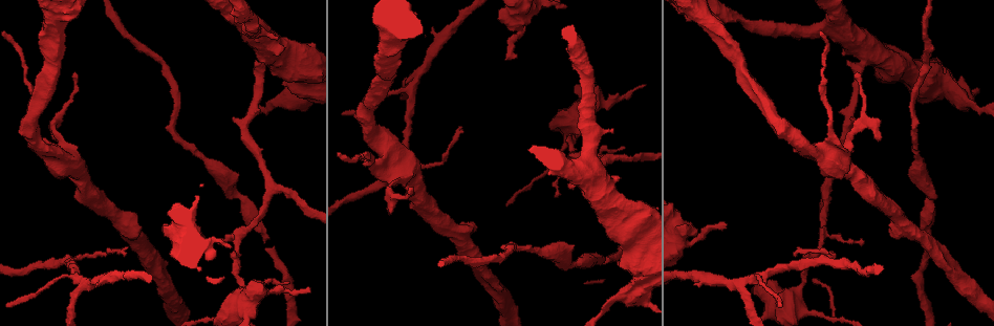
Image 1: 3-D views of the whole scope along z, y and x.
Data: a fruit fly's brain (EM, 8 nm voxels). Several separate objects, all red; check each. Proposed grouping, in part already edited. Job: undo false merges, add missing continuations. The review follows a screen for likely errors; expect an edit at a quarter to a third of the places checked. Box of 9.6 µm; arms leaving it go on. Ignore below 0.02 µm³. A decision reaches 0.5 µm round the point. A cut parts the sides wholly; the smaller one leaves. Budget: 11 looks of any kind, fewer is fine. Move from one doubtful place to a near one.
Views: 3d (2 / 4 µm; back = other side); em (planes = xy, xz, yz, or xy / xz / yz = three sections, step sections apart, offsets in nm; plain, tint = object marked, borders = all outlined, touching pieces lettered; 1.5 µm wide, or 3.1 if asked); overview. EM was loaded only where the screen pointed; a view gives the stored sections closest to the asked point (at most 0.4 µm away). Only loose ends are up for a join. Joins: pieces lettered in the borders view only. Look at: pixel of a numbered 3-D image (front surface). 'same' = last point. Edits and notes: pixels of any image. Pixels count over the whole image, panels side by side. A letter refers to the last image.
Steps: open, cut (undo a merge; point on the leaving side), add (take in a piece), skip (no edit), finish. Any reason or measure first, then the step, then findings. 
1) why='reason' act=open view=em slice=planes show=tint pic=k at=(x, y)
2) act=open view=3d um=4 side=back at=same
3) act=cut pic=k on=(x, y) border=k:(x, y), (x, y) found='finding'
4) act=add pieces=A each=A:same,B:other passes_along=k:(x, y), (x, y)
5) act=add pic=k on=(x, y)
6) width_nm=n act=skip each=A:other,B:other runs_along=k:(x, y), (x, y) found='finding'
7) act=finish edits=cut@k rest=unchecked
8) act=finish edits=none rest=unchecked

why='sharp bend' act=open view=3d um=4 pic=1 at=(263, 59)

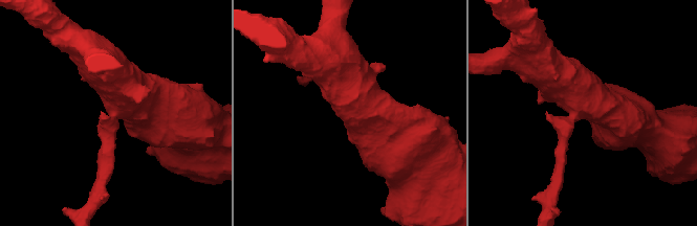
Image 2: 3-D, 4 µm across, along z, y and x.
why='now the EM' act=open view=em slice=xy step=8 show=tint pic=2 at=(575, 112)

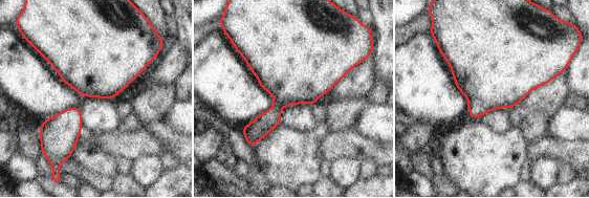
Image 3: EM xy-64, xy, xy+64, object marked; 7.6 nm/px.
why='another direction' act=open view=em slice=xz step=8 show=borders at=same

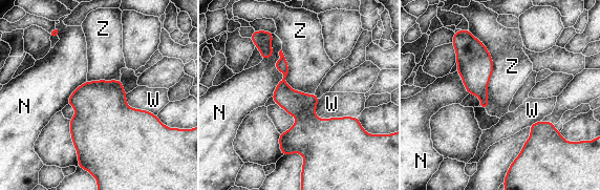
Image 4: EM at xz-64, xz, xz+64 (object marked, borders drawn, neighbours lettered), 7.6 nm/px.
width_nm=200 longest_contact=Z:600nm act=skip each=N:other,W:other,Z:other found='continuous, no second neuron'

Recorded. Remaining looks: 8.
why='an open end' act=open view=em slice=yz step=8 show=tint pic=1 at=(554, 195)

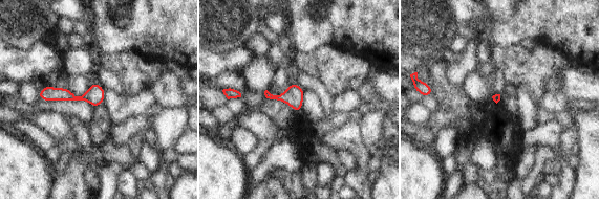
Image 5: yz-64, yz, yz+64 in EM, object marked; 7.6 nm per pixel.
why='what lies round it' act=open view=em slice=yz step=8 show=borders at=same

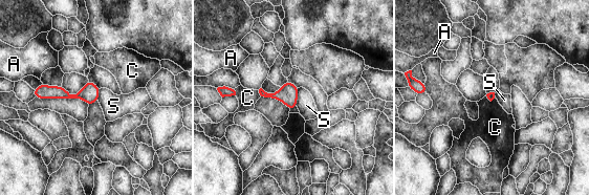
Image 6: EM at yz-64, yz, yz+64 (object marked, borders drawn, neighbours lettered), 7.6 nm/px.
longest_contact=S:150nm act=skip each=A:other,C:other,S:other found='no lettered piece goes on from it'

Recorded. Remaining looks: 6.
why='thick end' act=open view=em slice=planes show=borders pic=1 at=(39, 42)

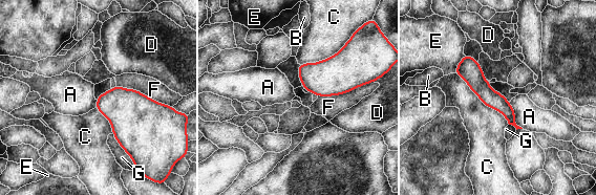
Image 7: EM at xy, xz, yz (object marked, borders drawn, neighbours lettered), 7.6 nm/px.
act=skip each=A:other,B:other,C:other,D:other,E:other,F:other,G:other border=7:(508, 102), (523, 128) found='none of them fits'

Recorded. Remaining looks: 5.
why='free end' act=open view=em slice=planes show=borders pic=1 at=(55, 141)

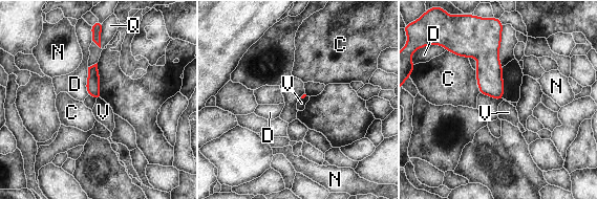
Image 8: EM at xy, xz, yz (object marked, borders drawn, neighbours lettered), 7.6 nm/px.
act=skip each=C:other,D:other,N:other,Q:other,V:other found='no lettered piece goes on from it'

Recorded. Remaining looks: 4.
act=finish edits=none rest=unchecked

